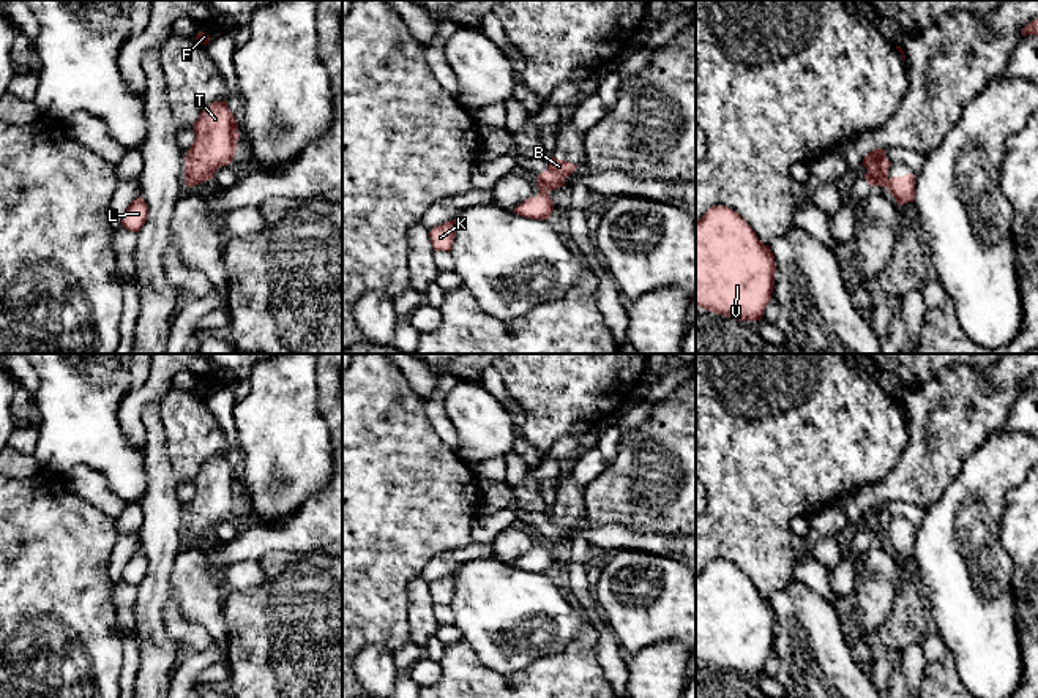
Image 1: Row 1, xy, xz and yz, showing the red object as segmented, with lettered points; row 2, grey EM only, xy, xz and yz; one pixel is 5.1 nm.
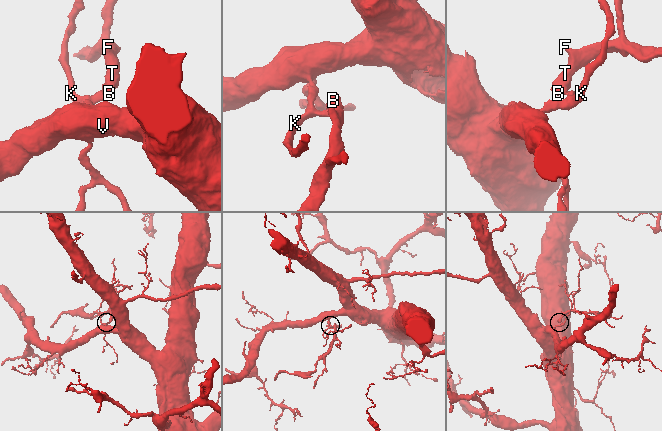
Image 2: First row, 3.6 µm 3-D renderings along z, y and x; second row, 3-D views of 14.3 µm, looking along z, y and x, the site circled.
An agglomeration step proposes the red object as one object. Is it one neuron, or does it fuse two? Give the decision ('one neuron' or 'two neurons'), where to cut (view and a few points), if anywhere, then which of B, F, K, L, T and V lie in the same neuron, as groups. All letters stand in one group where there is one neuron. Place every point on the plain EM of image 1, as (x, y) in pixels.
two neurons; cut xz (540, 542), (548, 547); groups B F T / K L V

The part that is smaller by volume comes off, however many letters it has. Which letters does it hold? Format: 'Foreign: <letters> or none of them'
Foreign: B, F, T

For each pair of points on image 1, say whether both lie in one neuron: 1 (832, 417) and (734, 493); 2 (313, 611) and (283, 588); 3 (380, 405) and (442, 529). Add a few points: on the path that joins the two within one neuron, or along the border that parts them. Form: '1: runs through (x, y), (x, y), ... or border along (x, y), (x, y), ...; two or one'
1: runs through (808, 430), (797, 430), (757, 469); one
2: runs through (305, 610), (291, 596); one
3: runs through (380, 436), (380, 468), (410, 498); one

